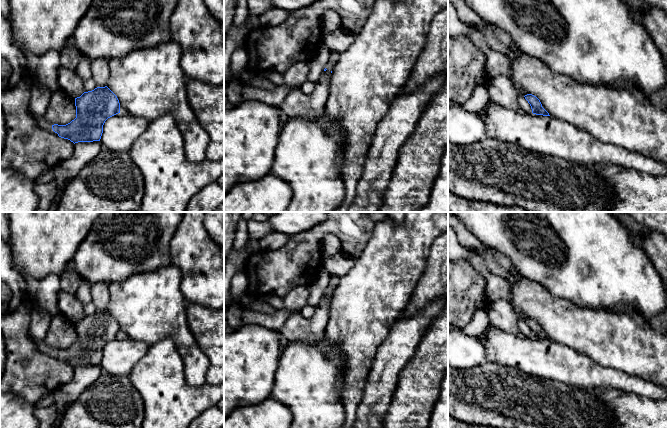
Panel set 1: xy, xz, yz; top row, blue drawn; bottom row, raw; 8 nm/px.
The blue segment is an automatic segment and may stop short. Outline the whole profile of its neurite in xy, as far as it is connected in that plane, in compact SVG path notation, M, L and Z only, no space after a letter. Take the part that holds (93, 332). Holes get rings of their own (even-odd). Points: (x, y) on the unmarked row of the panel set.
M97 311L75 322L76 342L66 349L52 348L43 340L29 334L37 348L61 362L71 366L100 365L105 345L120 337L117 320L107 311Z

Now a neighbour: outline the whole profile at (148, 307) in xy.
M173 264L155 271L132 275L124 281L109 283L110 302L107 311L117 320L121 337L143 341L149 346L164 338L171 338L183 360L187 384L201 386L205 383L209 359L190 331L187 302L180 283L181 272Z

